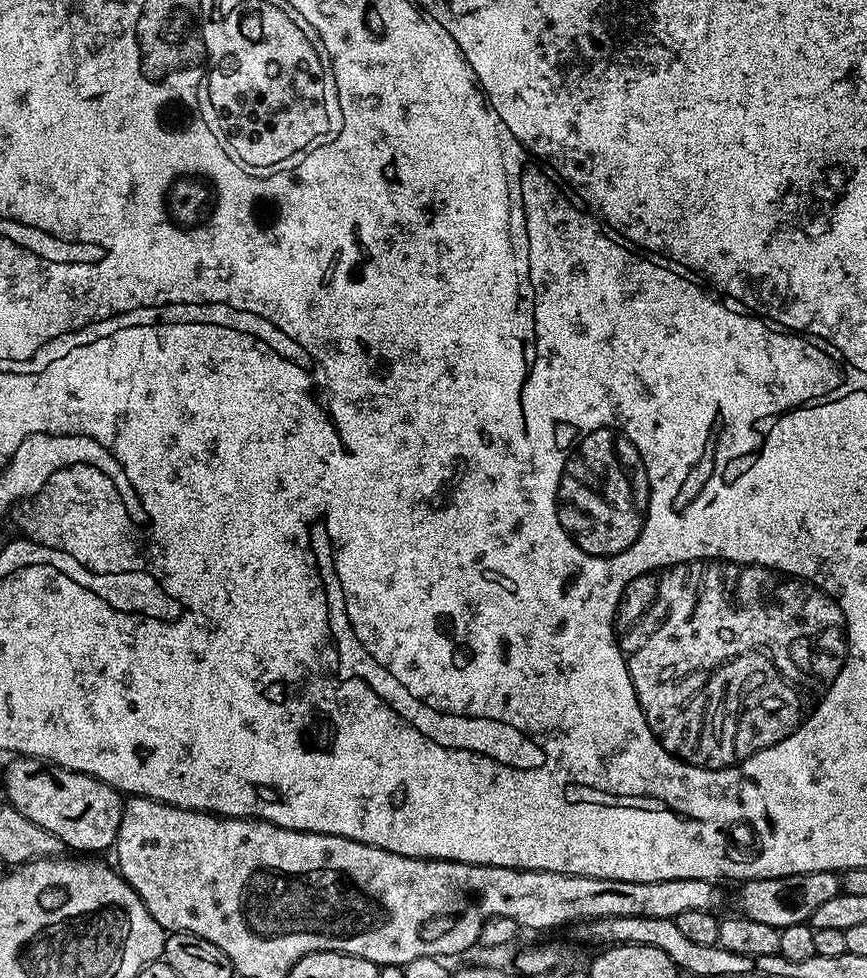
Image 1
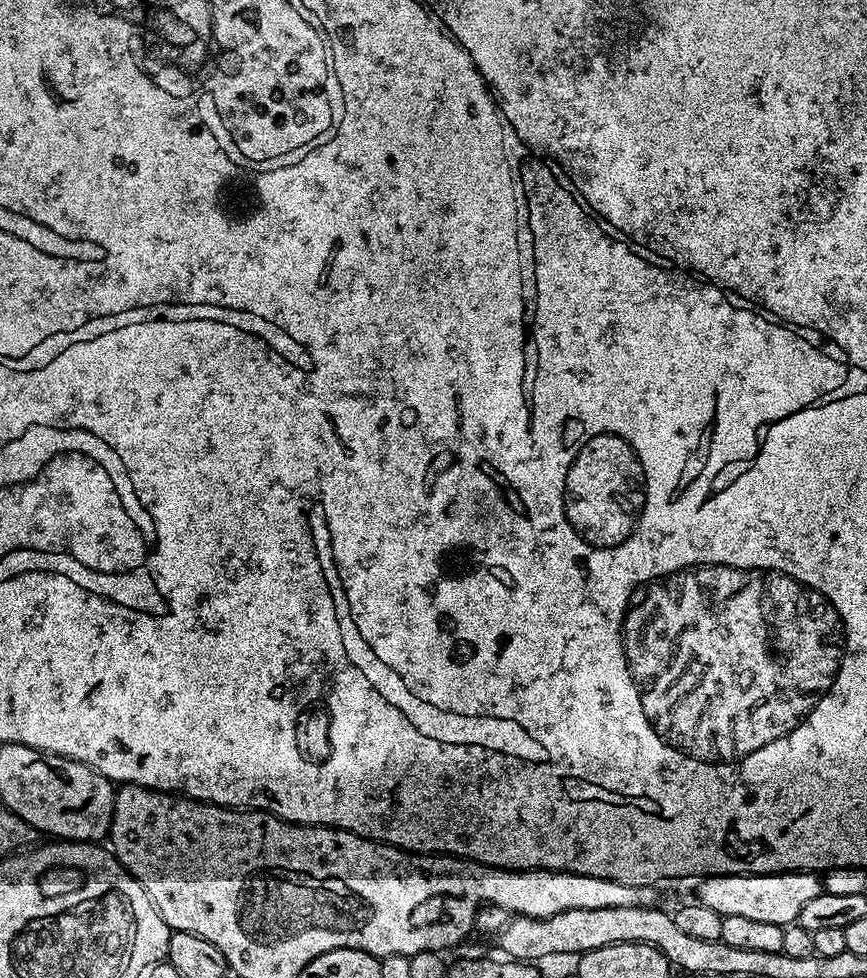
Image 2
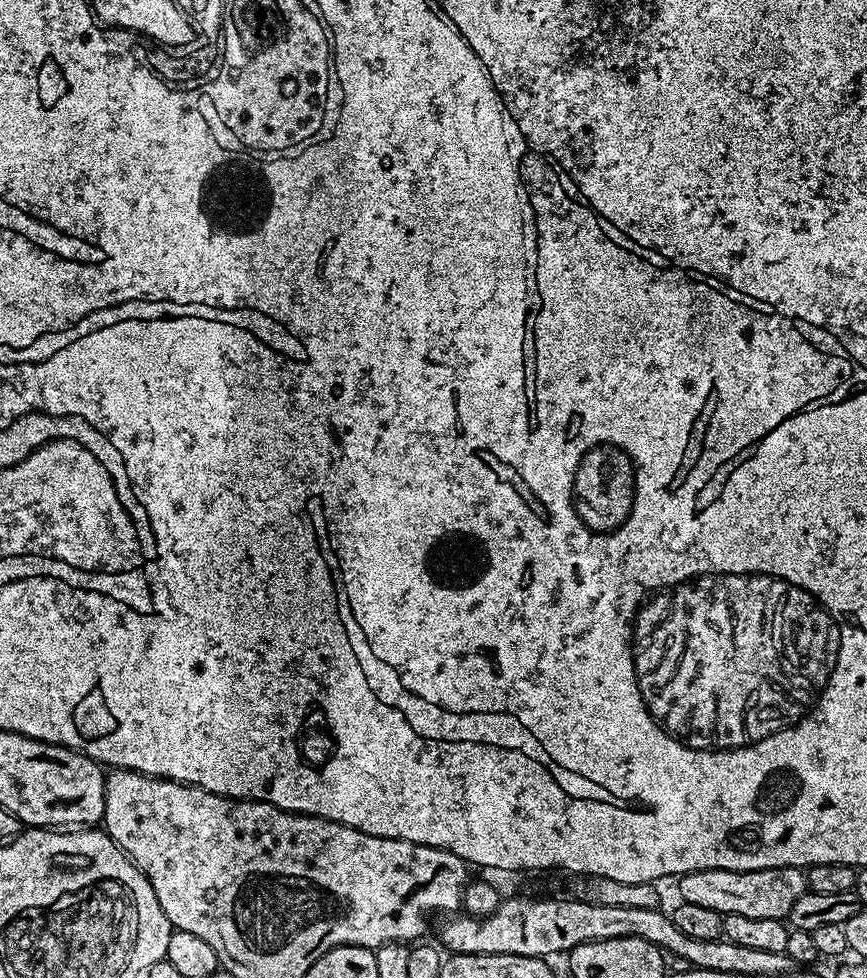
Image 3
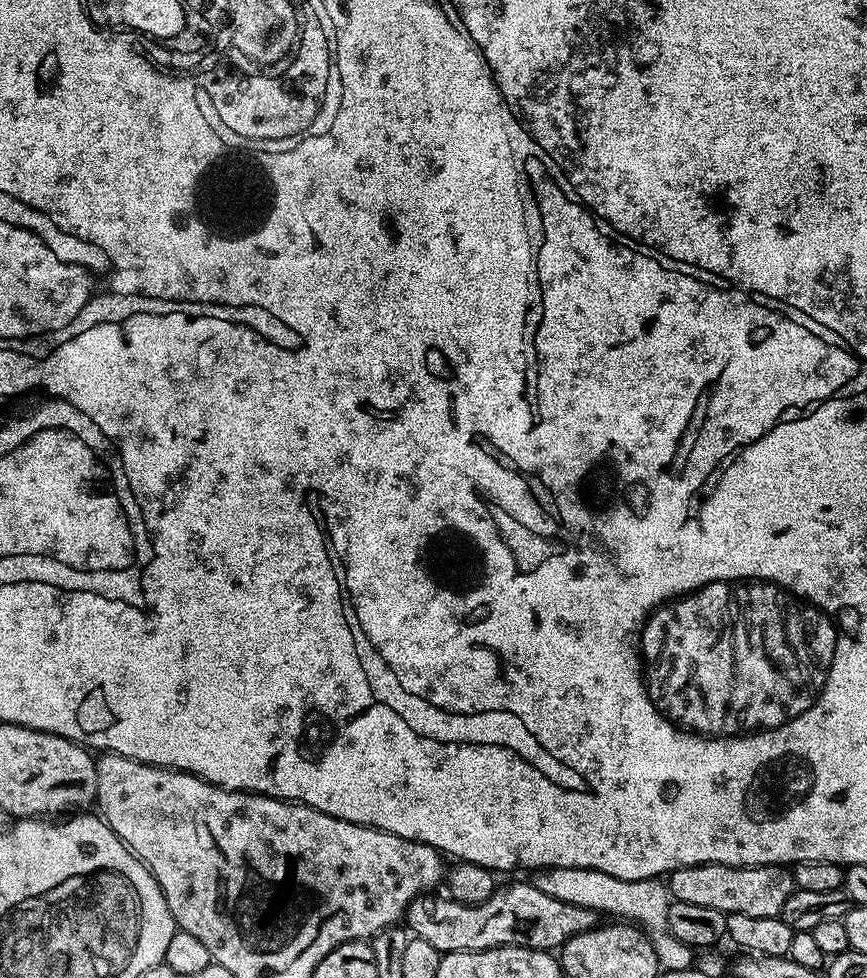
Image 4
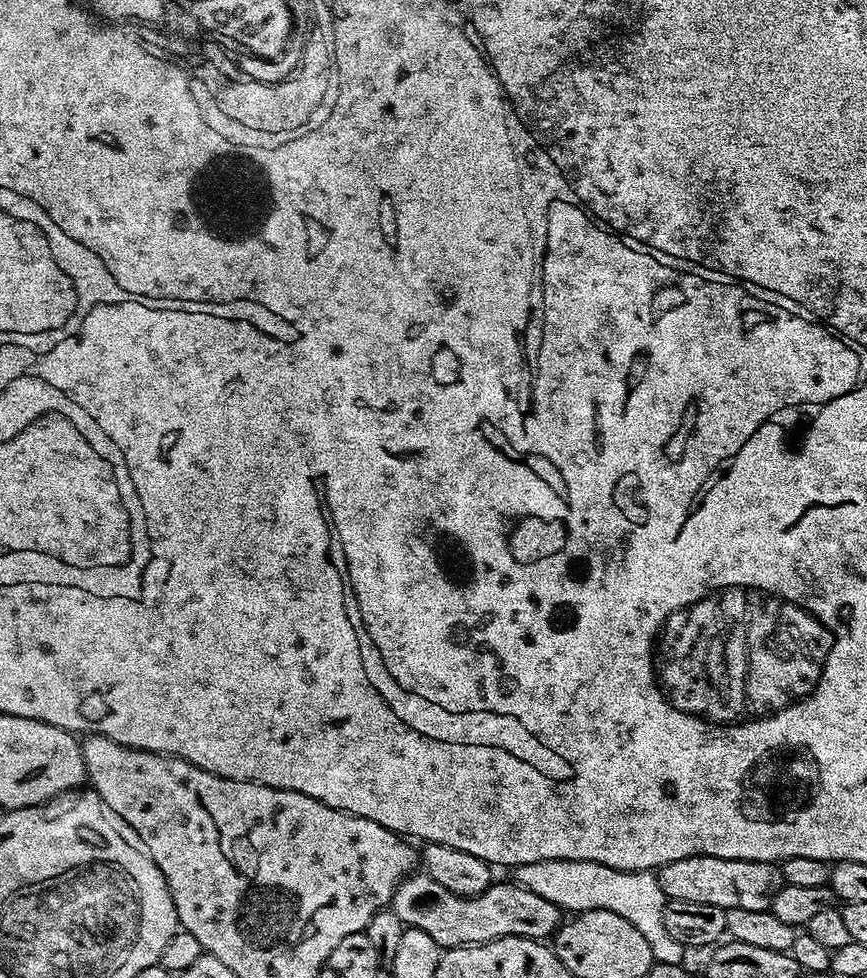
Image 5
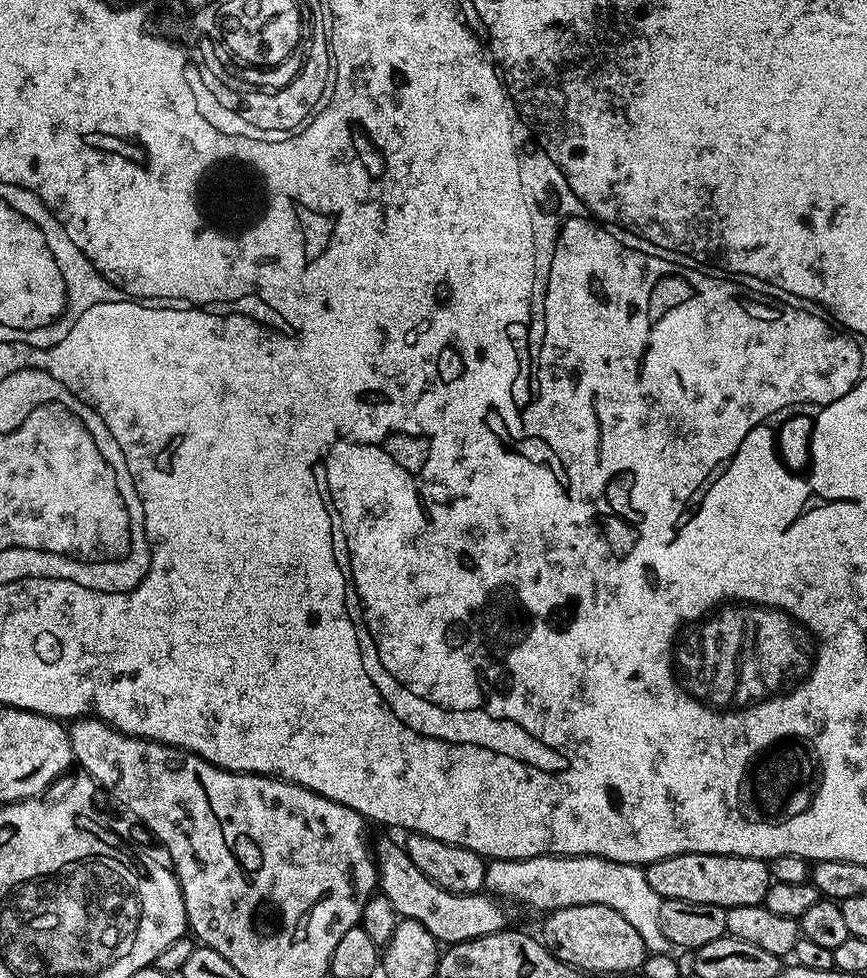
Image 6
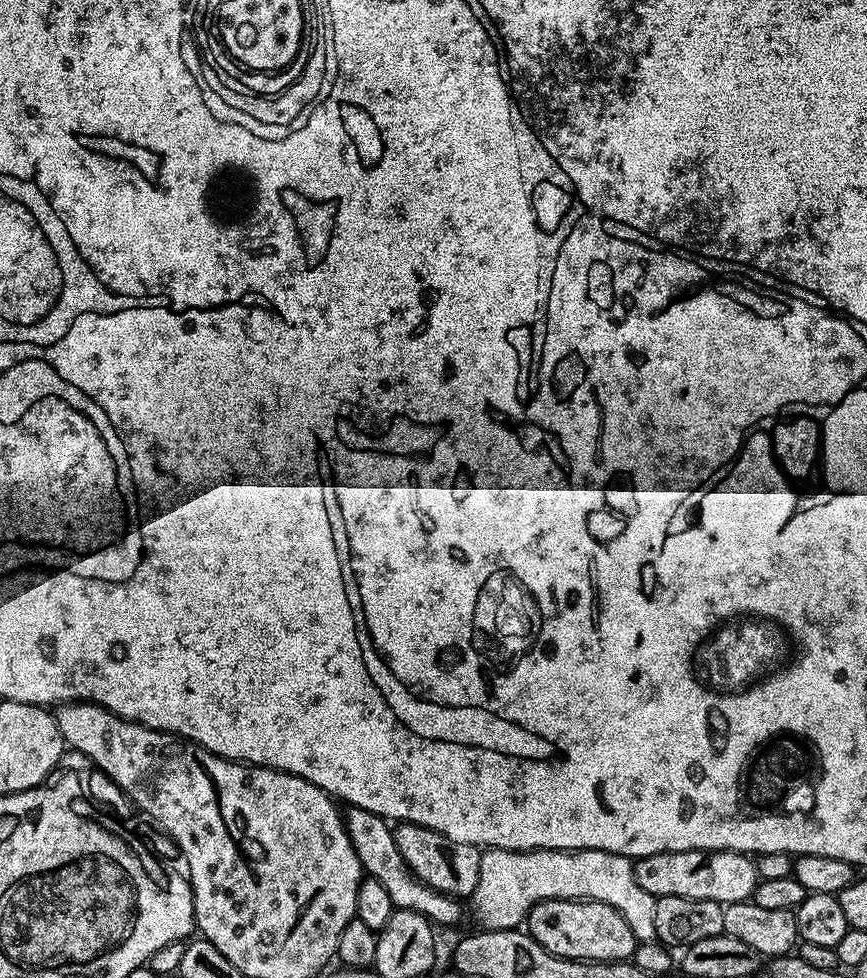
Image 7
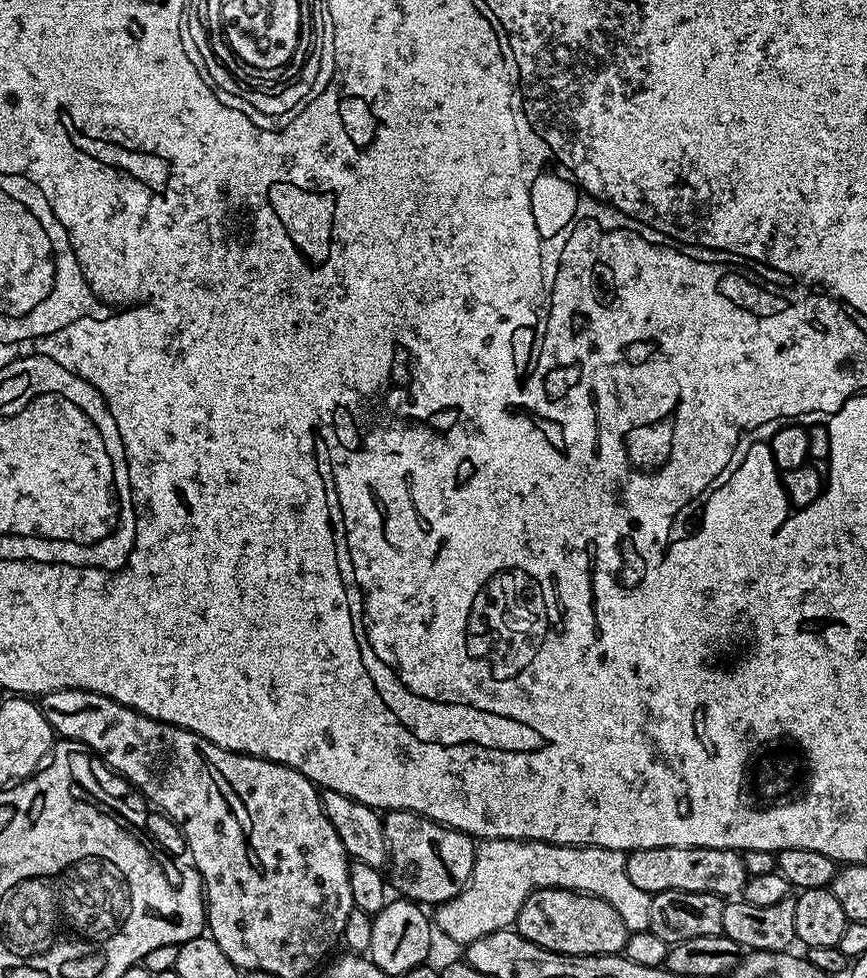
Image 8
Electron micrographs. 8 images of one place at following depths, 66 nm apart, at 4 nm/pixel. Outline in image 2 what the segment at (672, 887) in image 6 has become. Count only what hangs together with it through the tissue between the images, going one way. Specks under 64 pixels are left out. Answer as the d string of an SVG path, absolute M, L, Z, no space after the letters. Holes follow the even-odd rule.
M739 872L729 876L705 876L697 884L700 885L695 899L722 917L750 918L781 926L797 923L803 908L818 898L822 890L822 880L816 872Z

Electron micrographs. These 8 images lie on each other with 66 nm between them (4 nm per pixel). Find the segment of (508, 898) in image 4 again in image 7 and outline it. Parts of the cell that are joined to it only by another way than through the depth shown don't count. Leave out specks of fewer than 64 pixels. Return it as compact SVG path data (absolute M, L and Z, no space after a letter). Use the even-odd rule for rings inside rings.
M349 807L347 811L343 813L344 825L346 834L354 846L354 854L358 854L358 862L364 867L365 873L378 878L378 883L390 893L393 909L417 912L436 926L456 924L466 916L465 905L463 908L460 905L463 903L457 897L436 892L408 869L406 860L402 858L402 850L398 850L396 833L389 821L378 814L370 814L370 810Z

